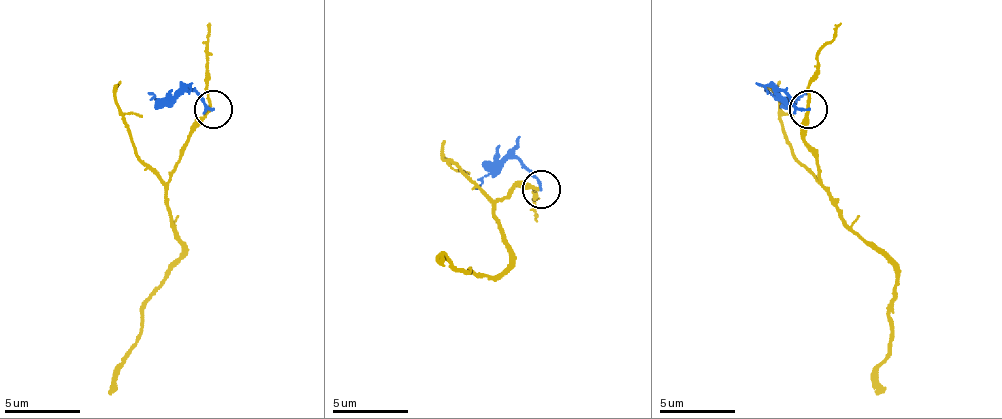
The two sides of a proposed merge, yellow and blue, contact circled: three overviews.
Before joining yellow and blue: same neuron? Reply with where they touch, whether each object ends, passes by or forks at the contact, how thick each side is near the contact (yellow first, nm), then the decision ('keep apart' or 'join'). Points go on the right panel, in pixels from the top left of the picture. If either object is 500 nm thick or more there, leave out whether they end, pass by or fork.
place (808, 109); yellow passes by; blue ends; calibres 180 and 180 nm; keep apart

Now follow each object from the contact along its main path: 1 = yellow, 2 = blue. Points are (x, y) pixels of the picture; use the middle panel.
1: (538, 188), (515, 184), (493, 207), (496, 229), (508, 252), (496, 275), (459, 271), (447, 259), (436, 256)
2: (542, 188), (515, 158), (504, 158), (474, 188)

